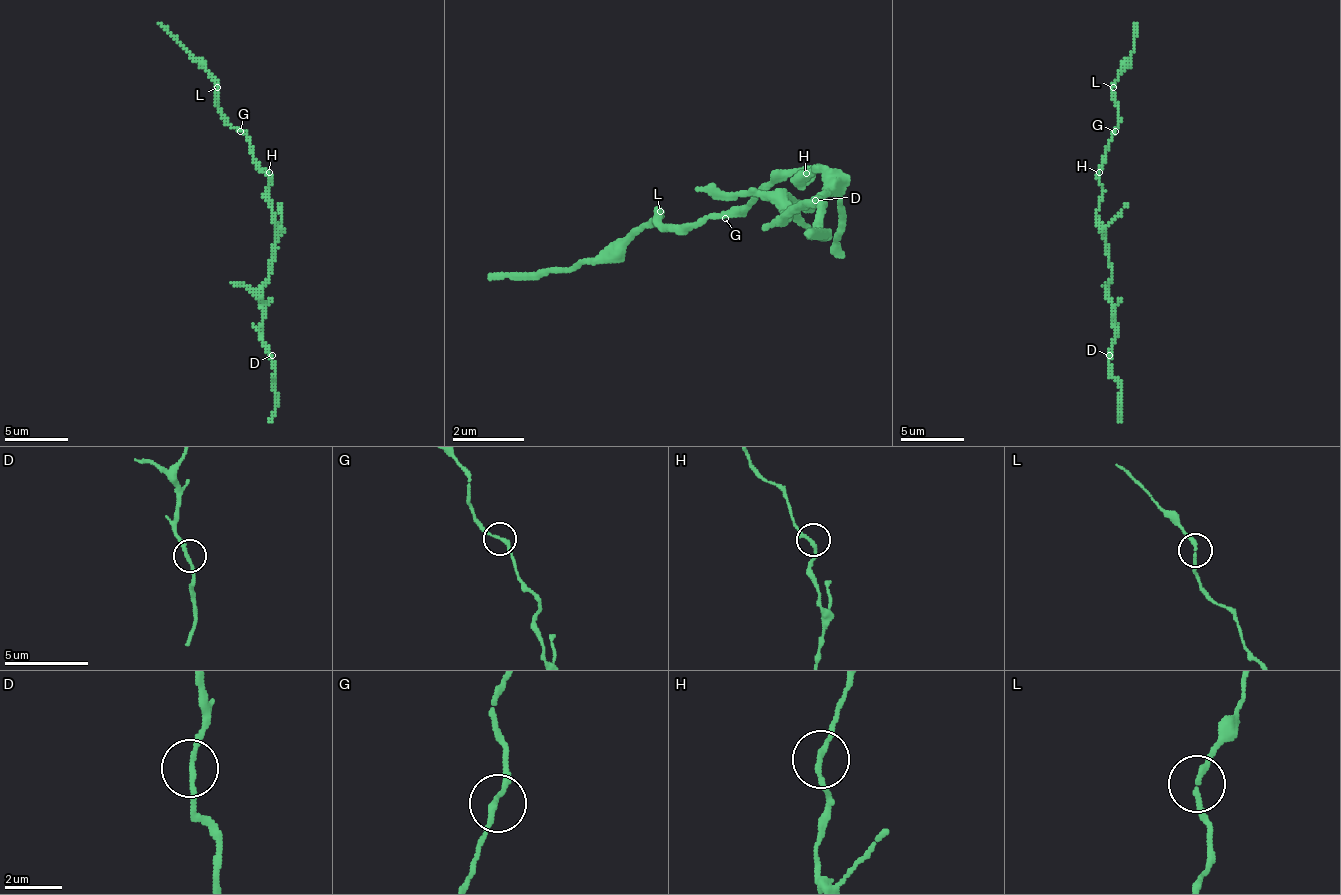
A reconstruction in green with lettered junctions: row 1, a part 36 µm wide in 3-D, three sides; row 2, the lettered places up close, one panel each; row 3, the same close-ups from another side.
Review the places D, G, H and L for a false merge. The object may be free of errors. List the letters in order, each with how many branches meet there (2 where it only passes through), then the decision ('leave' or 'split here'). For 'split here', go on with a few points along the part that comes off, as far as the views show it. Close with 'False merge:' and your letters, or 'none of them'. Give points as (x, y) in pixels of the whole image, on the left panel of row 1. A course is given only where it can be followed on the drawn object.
D: branches 2; leave
G: branches 2; leave
H: branches 2; leave
L: branches 2; split here; course (218, 87), (158, 23)
False merge: L

